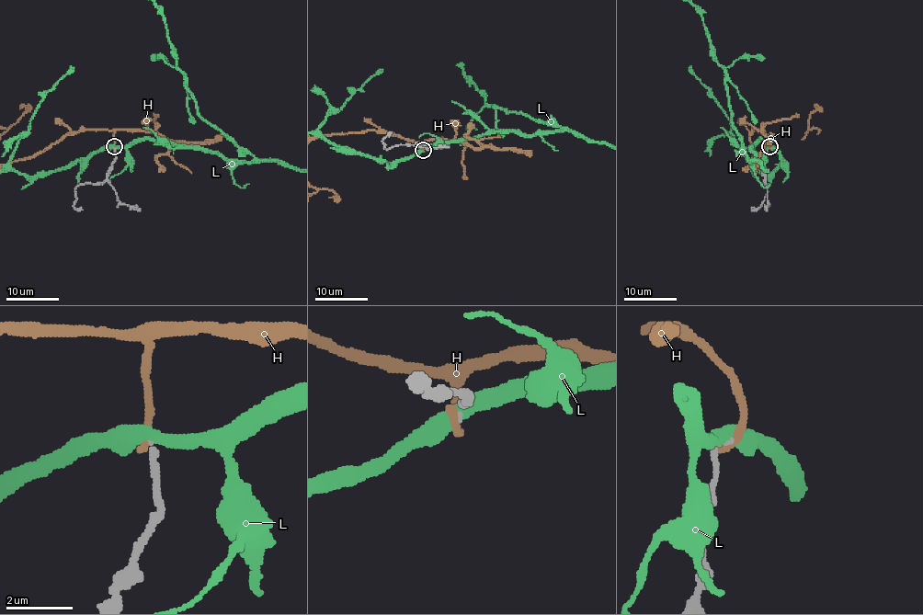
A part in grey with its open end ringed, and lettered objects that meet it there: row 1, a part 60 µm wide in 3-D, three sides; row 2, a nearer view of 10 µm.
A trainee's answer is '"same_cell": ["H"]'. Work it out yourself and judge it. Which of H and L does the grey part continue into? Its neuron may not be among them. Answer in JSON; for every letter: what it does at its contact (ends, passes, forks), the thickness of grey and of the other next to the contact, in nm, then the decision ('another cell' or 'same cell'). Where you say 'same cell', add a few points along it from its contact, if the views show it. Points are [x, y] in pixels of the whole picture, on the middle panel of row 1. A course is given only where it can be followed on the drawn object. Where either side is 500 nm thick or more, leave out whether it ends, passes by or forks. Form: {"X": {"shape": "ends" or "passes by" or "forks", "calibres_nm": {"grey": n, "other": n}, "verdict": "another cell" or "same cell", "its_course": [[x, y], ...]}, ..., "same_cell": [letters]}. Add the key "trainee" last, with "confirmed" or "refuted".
{"H": {"shape": "ends", "calibres_nm": {"grey": 170, "other": 280}, "verdict": "another cell"}, "L": {"shape": "passes by", "calibres_nm": {"grey": 170, "other": 480}, "verdict": "another cell"}, "same_cell": [], "trainee": "refuted"}

